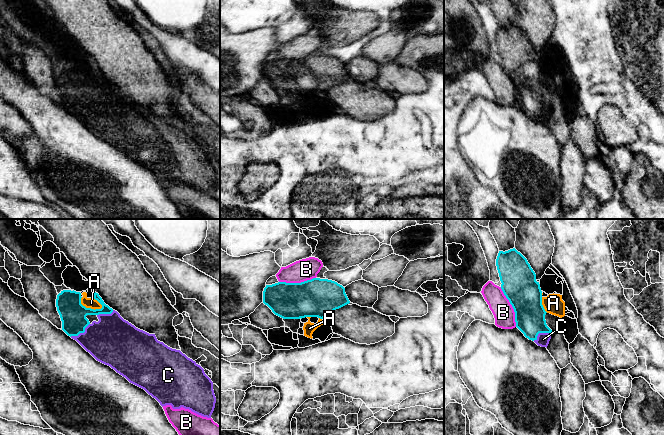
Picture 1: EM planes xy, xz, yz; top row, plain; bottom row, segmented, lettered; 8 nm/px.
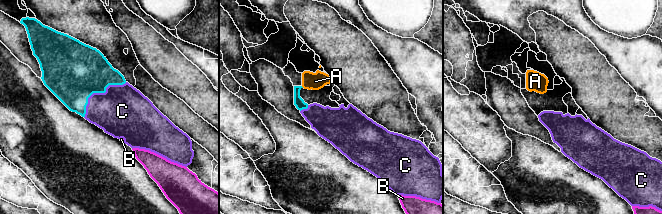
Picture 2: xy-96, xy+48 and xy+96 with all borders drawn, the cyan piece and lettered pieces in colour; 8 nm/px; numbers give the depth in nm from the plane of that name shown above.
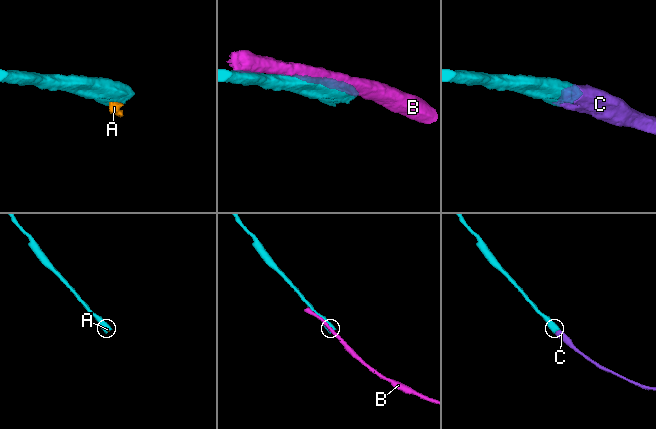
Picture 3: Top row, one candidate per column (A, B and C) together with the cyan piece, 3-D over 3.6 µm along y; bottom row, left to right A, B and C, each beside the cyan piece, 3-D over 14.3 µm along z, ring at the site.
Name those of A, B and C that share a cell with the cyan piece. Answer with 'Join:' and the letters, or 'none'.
Join: C

